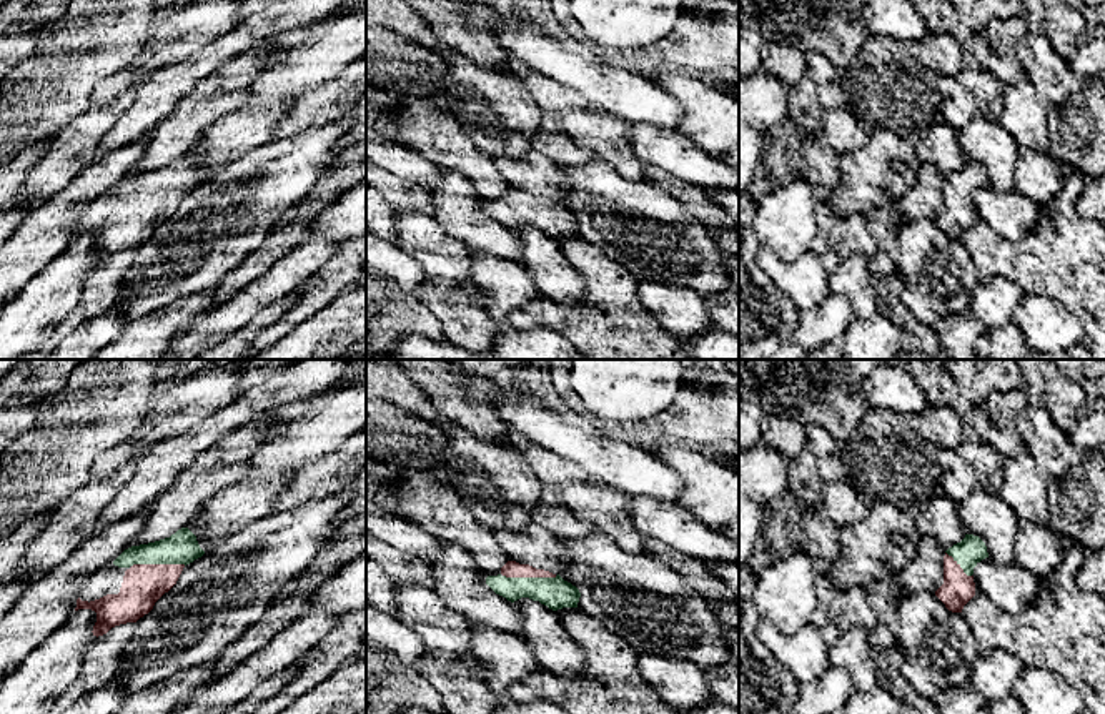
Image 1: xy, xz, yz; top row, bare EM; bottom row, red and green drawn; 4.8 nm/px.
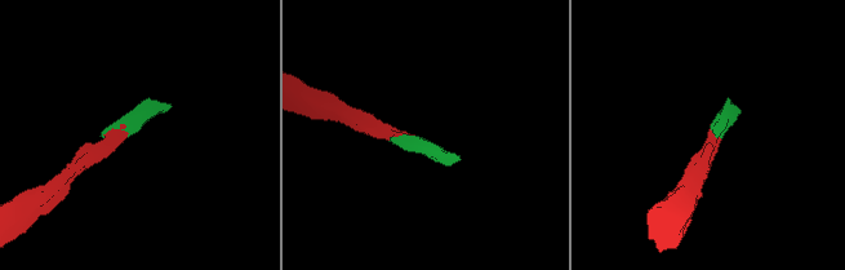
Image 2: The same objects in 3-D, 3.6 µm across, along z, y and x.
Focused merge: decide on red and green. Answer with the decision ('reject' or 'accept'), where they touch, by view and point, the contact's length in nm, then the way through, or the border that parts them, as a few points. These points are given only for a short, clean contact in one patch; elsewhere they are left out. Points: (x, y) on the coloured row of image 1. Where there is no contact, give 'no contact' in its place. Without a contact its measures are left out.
accept; meets red in xy at (158, 565); contact 260 nm long; runs through xy (143, 585), (158, 565), (182, 548)

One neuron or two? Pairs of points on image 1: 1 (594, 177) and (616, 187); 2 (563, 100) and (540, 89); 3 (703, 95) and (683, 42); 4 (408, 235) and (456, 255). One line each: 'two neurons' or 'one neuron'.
1: one neuron
2: one neuron
3: two neurons
4: one neuron

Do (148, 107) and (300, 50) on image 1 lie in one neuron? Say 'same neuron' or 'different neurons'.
different neurons

